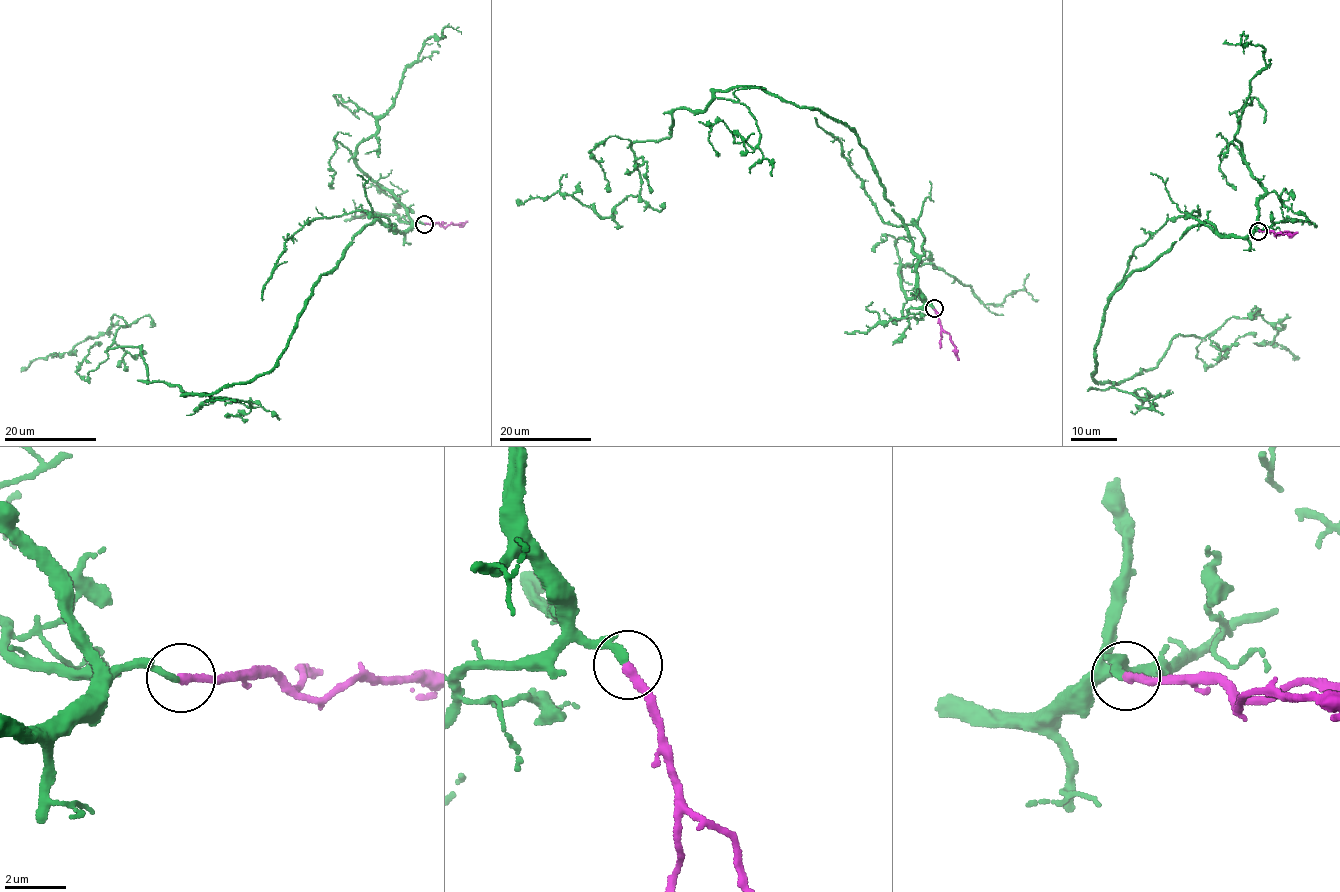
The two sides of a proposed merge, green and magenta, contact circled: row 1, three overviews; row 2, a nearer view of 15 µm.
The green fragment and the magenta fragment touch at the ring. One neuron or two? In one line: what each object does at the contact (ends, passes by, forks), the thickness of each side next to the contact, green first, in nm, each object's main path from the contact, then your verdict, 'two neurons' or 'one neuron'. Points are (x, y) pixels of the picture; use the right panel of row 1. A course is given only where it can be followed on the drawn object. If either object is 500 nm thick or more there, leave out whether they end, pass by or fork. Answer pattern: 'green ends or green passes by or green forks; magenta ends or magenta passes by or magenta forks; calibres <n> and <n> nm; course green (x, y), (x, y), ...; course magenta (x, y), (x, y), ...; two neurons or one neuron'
green ends; magenta ends; calibres 240 and 300 nm; course green (1258, 231), (1194, 225), (1134, 270), (1092, 376), (1122, 382), (1255, 306), (1294, 360); course magenta (1258, 231), (1271, 232), (1275, 236), (1297, 232); one neuron

